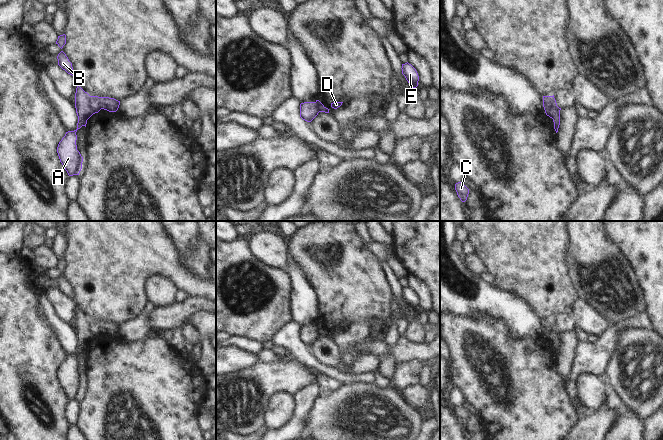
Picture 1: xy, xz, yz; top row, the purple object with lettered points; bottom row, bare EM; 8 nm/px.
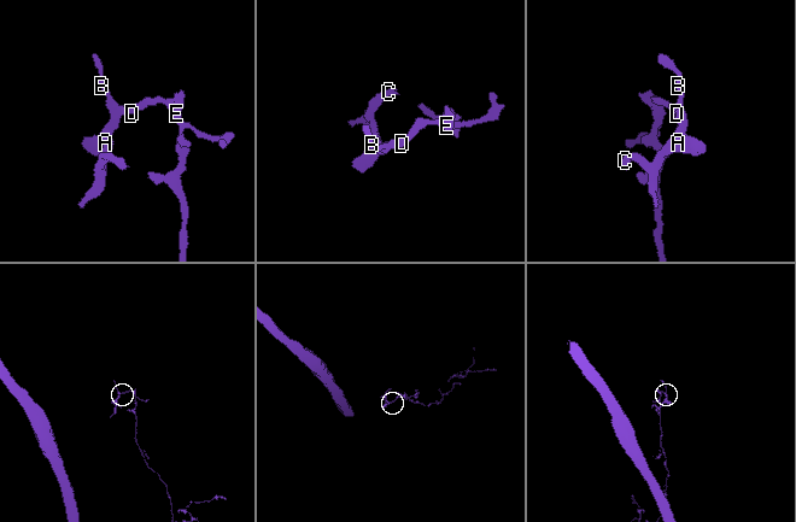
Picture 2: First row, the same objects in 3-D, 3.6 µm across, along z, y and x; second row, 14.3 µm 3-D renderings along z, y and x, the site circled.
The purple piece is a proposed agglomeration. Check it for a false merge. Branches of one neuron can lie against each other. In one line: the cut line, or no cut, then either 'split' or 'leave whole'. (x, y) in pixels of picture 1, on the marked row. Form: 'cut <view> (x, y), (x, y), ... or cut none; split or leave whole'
cut yz (549, 96), (552, 106), (545, 111); split

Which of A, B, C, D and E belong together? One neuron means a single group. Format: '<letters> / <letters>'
A B C / D E

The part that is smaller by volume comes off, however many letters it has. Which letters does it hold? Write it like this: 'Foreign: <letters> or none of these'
Foreign: A, B, C

